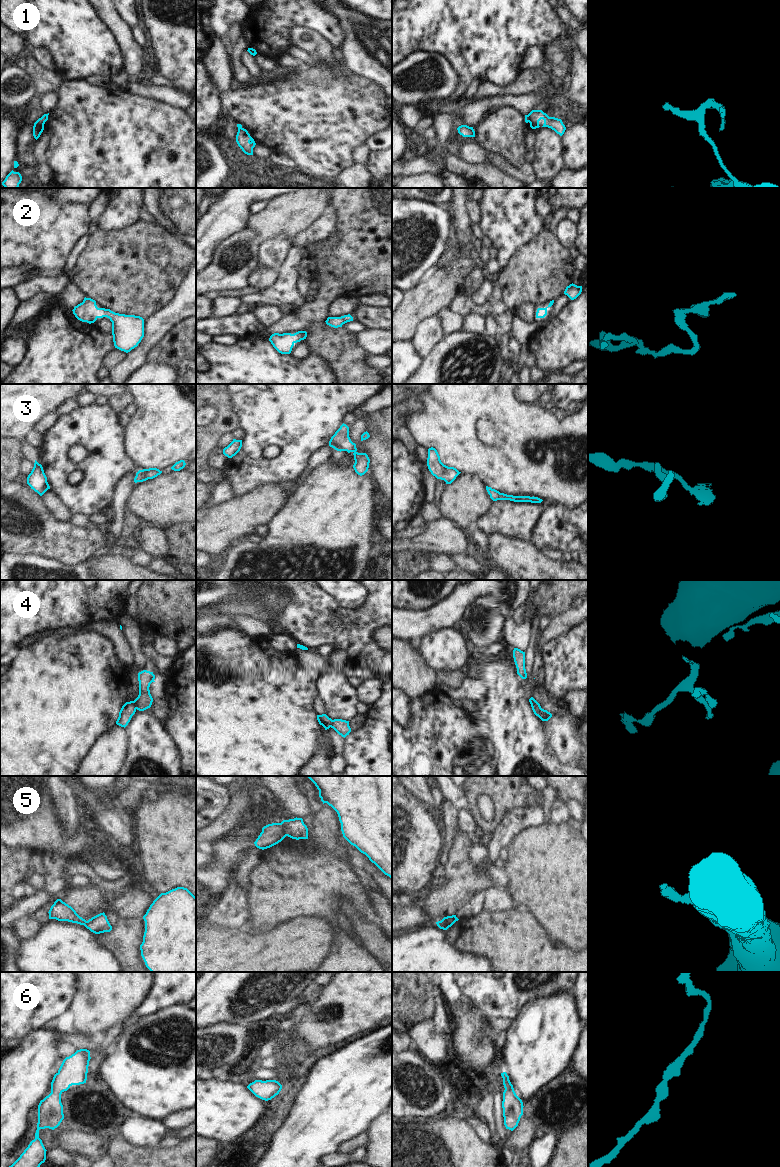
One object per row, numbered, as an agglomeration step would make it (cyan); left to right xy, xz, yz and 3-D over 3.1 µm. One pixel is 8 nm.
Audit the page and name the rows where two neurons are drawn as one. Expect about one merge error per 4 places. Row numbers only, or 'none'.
1, 4, 5.

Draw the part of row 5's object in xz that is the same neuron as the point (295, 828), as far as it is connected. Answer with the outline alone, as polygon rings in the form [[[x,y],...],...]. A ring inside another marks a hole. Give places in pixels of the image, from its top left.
[[[302,818],[283,820],[281,823],[286,836],[296,840],[308,839],[308,828]]]

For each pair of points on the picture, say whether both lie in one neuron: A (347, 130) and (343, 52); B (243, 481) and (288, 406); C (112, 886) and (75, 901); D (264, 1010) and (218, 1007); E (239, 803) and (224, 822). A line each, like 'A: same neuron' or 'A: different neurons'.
A: different neurons
B: same neuron
C: different neurons
D: same neuron
E: same neuron

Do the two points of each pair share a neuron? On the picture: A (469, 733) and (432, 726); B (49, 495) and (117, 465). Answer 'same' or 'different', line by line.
A: same
B: different

